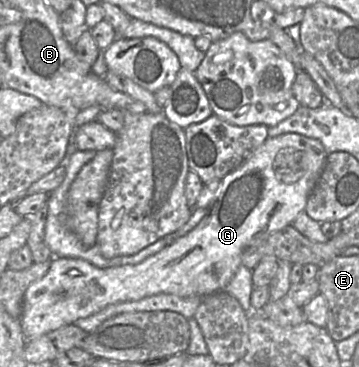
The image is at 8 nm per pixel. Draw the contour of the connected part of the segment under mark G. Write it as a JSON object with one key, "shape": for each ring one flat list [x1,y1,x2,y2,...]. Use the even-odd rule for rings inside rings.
{"shape":[[298,133,268,137,241,166,221,180,212,205,194,229,141,263,98,268,83,259,52,255,47,273,30,284,24,294,20,320,26,340,74,324,78,319,96,314,116,303,138,301,160,293,179,297,206,297,222,291,242,265,241,256,247,247,293,224,296,217,305,210,307,199,321,175,327,156,323,144,314,138]]}

